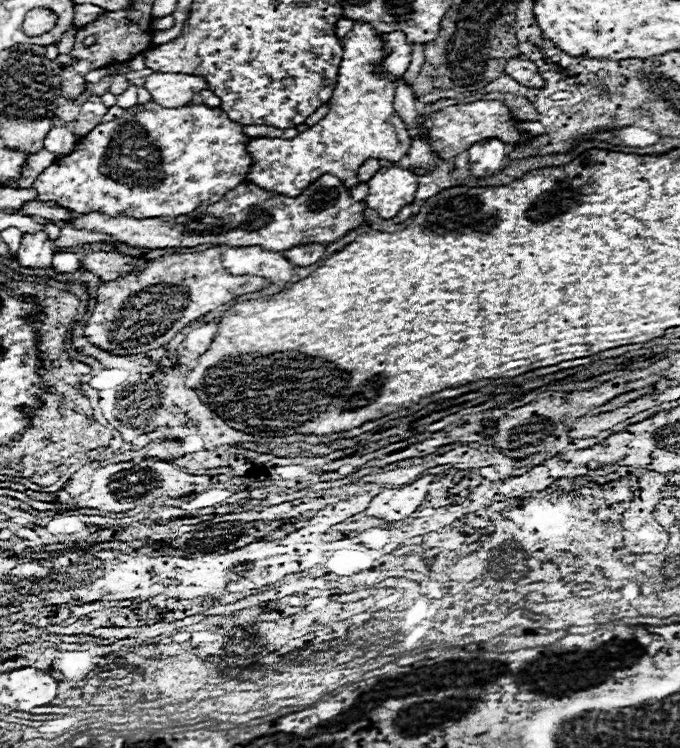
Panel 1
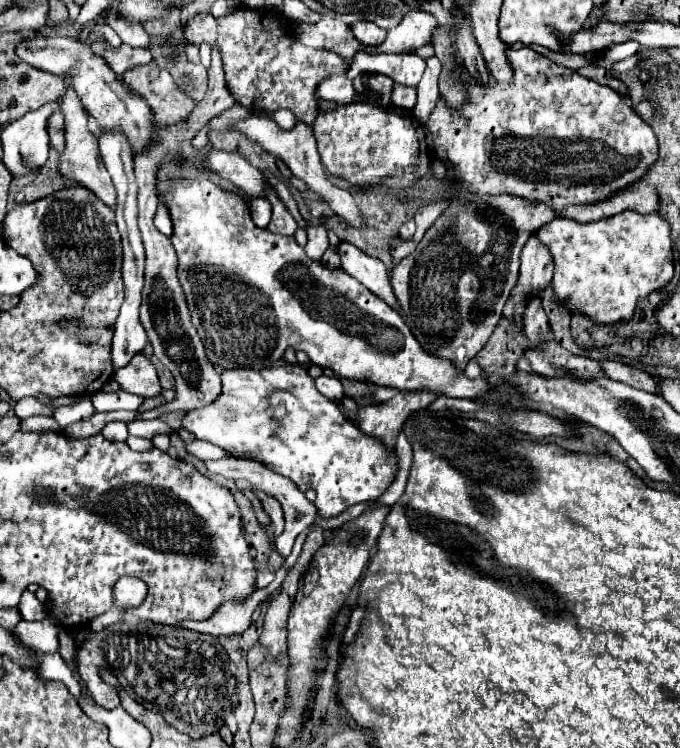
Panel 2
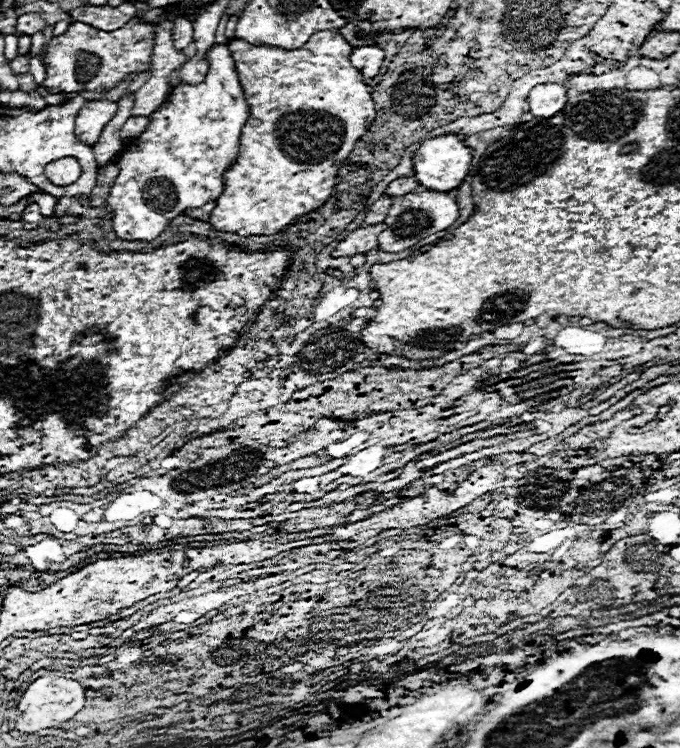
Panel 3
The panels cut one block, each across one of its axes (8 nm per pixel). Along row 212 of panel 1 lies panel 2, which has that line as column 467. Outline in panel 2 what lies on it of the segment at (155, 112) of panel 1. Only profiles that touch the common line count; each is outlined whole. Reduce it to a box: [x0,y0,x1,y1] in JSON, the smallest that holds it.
[426,46,658,210]

